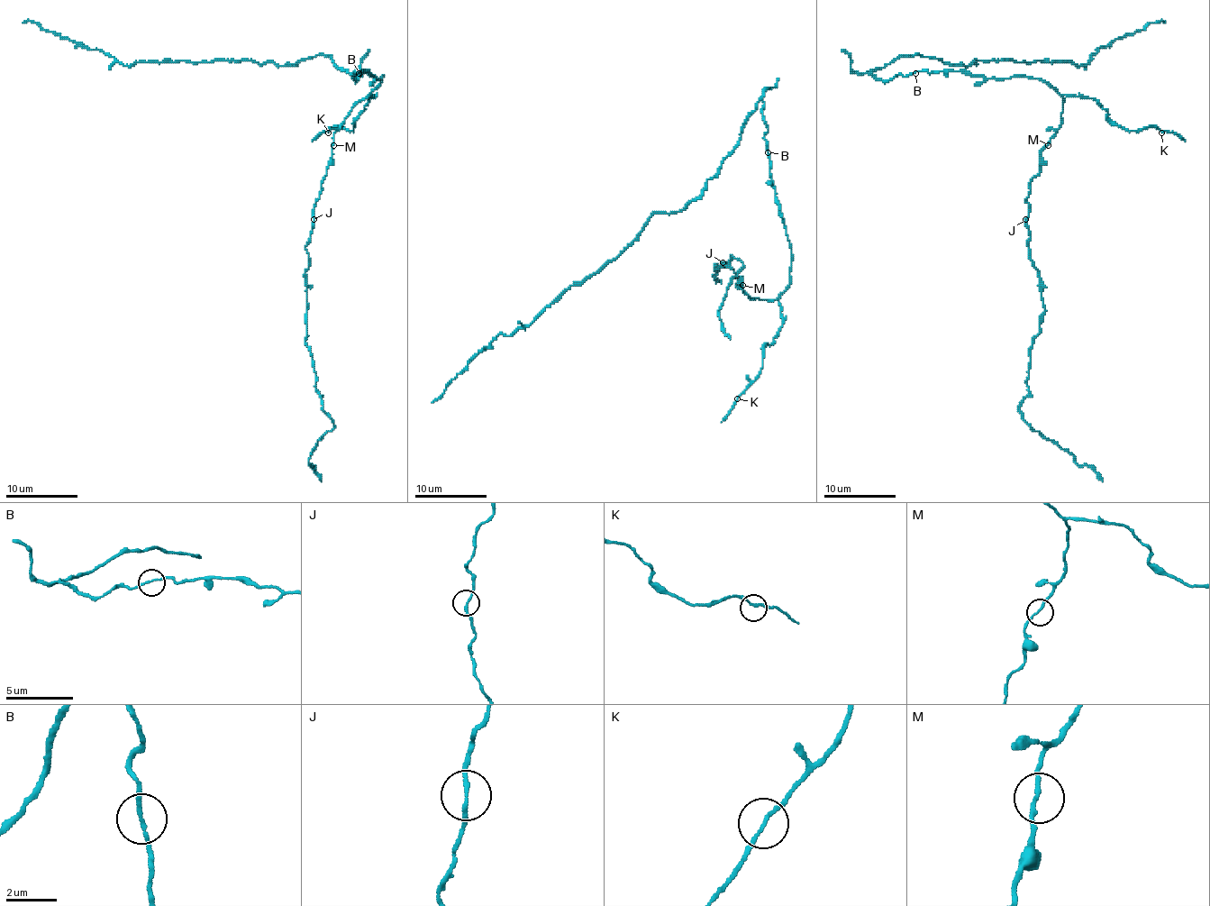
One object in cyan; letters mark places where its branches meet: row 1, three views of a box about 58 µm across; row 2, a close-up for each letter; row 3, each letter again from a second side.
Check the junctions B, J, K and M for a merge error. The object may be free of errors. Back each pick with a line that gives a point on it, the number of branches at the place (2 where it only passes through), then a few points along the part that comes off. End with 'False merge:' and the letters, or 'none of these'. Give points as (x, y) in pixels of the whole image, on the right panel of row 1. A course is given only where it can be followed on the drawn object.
False merge: none of these

